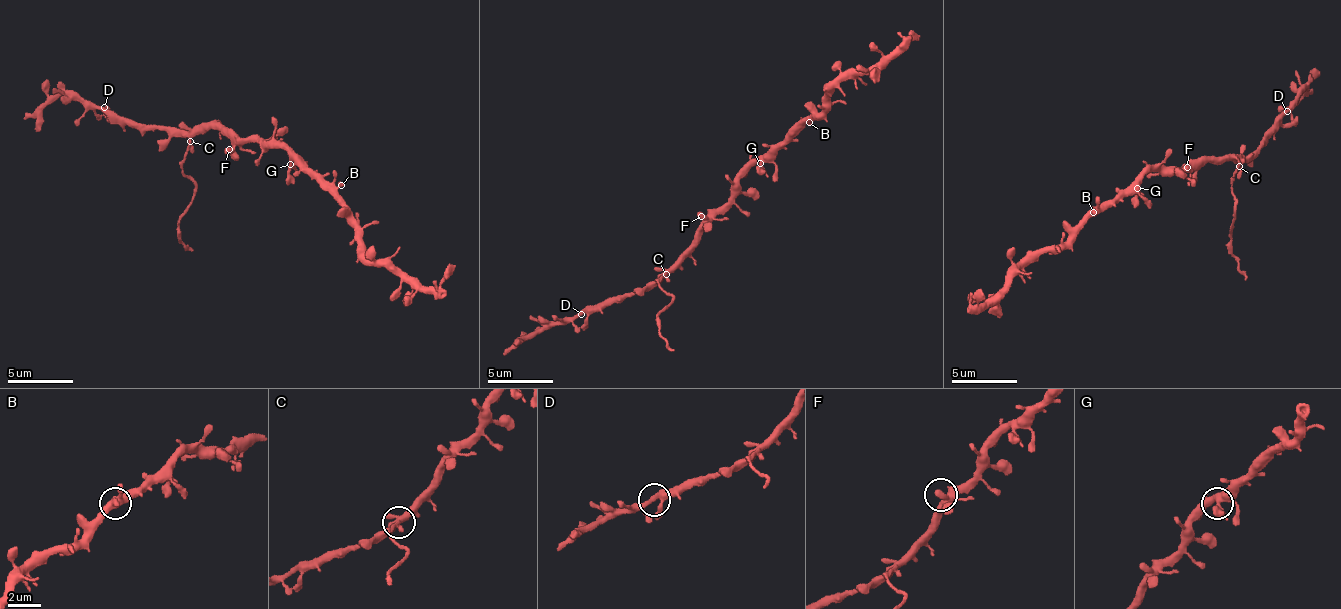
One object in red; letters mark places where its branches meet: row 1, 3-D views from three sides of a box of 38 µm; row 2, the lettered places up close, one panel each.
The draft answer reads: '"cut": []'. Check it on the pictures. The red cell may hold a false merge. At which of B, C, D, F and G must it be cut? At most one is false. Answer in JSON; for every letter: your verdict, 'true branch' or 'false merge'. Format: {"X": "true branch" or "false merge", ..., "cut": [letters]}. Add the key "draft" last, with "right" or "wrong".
{"B": "true branch", "C": "false merge", "D": "true branch", "F": "true branch", "G": "true branch", "cut": ["C"], "draft": "wrong"}

